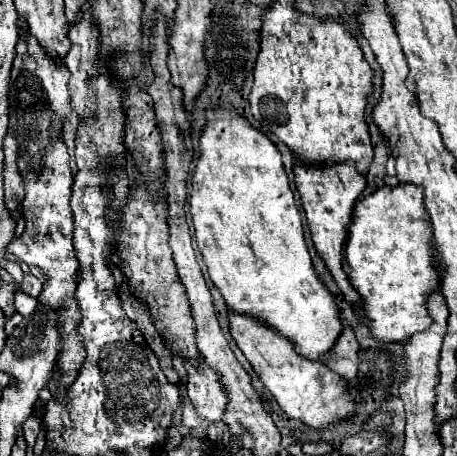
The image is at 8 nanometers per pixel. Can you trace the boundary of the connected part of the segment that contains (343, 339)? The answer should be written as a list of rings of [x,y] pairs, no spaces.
[[[344,328],[344,332],[340,334],[332,350],[332,358],[330,362],[326,362],[326,366],[332,368],[336,374],[342,374],[342,378],[354,380],[358,372],[358,350],[360,350],[360,344],[352,328]]]

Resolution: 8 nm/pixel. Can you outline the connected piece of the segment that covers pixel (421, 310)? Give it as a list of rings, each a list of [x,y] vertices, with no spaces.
[[[400,182],[396,186],[386,186],[386,184],[380,186],[376,192],[356,202],[352,214],[352,226],[348,228],[348,232],[350,234],[344,248],[344,266],[352,286],[362,296],[364,312],[372,334],[378,340],[396,342],[426,330],[432,324],[432,316],[426,306],[428,294],[440,288],[440,274],[434,268],[432,222],[424,206],[424,190],[408,182]]]

